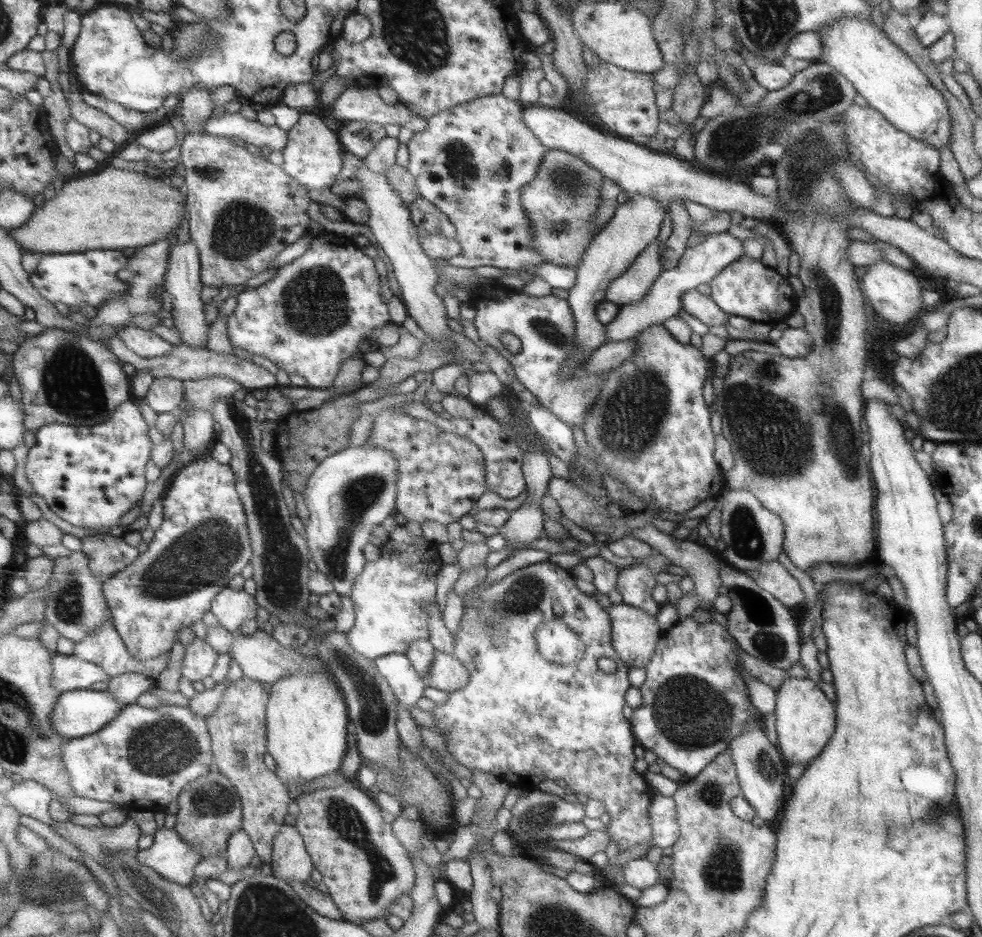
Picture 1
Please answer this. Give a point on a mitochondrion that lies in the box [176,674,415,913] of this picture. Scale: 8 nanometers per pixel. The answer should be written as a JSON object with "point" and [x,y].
{"point":[346,820]}

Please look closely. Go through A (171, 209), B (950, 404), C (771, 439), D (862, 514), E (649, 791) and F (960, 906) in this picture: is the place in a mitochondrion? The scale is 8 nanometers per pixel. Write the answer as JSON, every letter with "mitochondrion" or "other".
{"A":"other","B":"mitochondrion","C":"mitochondrion","D":"other","E":"other","F":"other"}

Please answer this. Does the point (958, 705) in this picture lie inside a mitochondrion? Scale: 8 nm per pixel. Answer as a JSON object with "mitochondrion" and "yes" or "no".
{"mitochondrion":"no"}

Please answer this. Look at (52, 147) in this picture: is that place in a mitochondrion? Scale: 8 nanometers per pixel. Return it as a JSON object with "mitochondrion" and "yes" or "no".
{"mitochondrion":"no"}

